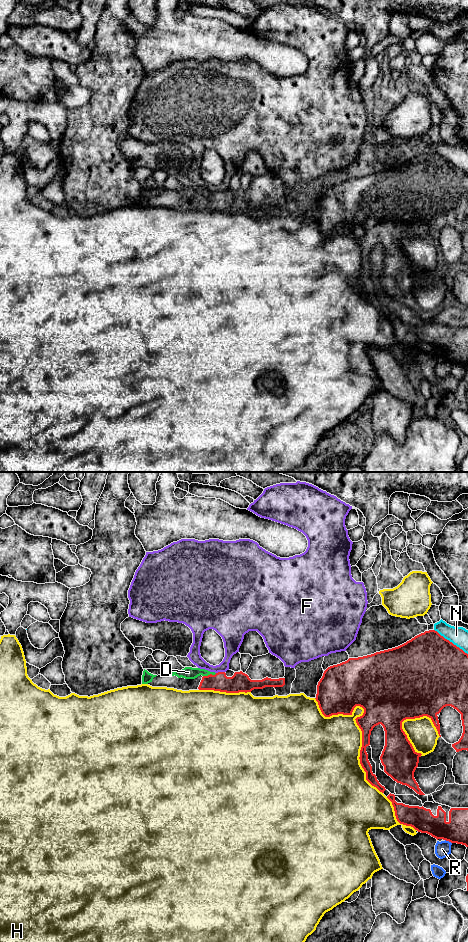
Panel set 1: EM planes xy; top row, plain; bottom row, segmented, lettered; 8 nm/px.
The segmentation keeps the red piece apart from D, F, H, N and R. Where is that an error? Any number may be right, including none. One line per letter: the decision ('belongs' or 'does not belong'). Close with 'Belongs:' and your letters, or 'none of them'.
D: belongs
F: does not belong
H: does not belong
N: does not belong
R: does not belong
Belongs: D

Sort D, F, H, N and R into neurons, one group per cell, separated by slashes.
D / F / H / N / R

